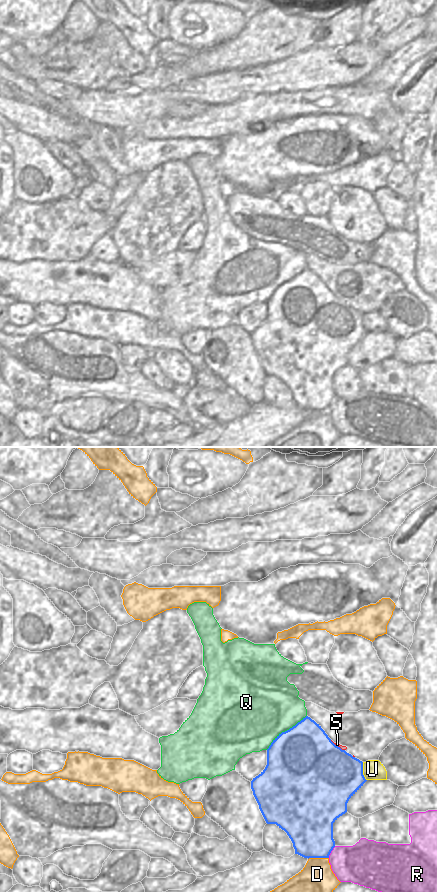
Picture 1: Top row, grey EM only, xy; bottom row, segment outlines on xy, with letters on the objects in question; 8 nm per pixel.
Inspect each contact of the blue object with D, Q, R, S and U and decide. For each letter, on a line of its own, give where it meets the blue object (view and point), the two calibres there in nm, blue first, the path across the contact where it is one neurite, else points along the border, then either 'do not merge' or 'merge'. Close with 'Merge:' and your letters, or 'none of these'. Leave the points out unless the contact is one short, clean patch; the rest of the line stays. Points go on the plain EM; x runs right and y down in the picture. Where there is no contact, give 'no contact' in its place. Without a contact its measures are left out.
D: contact xy (318, 409); calibres 360 and 320 nm; do not merge
Q: contact xy (285, 283); calibres 500 and 480 nm; do not merge
R: contact xy (330, 404); calibres 360 and 300 nm; do not merge
S: contact xy (337, 298); calibres 500 and 30 nm; merge
U: contact xy (362, 323); calibres 440 and 160 nm; do not merge
Merge: S

